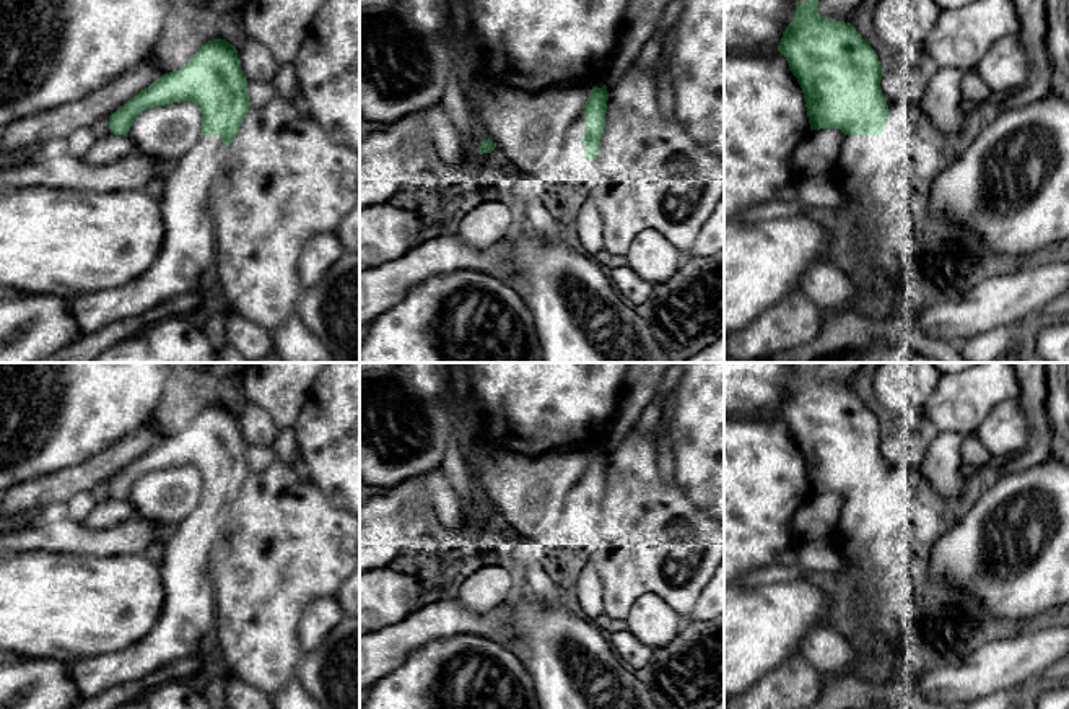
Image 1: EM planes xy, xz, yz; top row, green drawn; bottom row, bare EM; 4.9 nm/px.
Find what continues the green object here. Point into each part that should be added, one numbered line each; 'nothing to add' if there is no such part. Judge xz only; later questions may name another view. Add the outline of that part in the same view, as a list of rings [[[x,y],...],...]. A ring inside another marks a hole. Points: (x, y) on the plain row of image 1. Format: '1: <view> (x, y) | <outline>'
1: xz (573, 500) | [[[576,483],[569,494],[566,496],[566,504],[568,504],[568,512],[571,512],[574,515],[574,519],[578,520],[584,520],[584,507],[581,504],[581,488]]]

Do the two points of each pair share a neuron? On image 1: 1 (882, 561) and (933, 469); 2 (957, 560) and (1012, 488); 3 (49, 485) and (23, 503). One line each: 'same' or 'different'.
1: different
2: same
3: same

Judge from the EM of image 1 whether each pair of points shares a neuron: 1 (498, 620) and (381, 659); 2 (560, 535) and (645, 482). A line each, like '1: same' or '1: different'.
1: same
2: same

